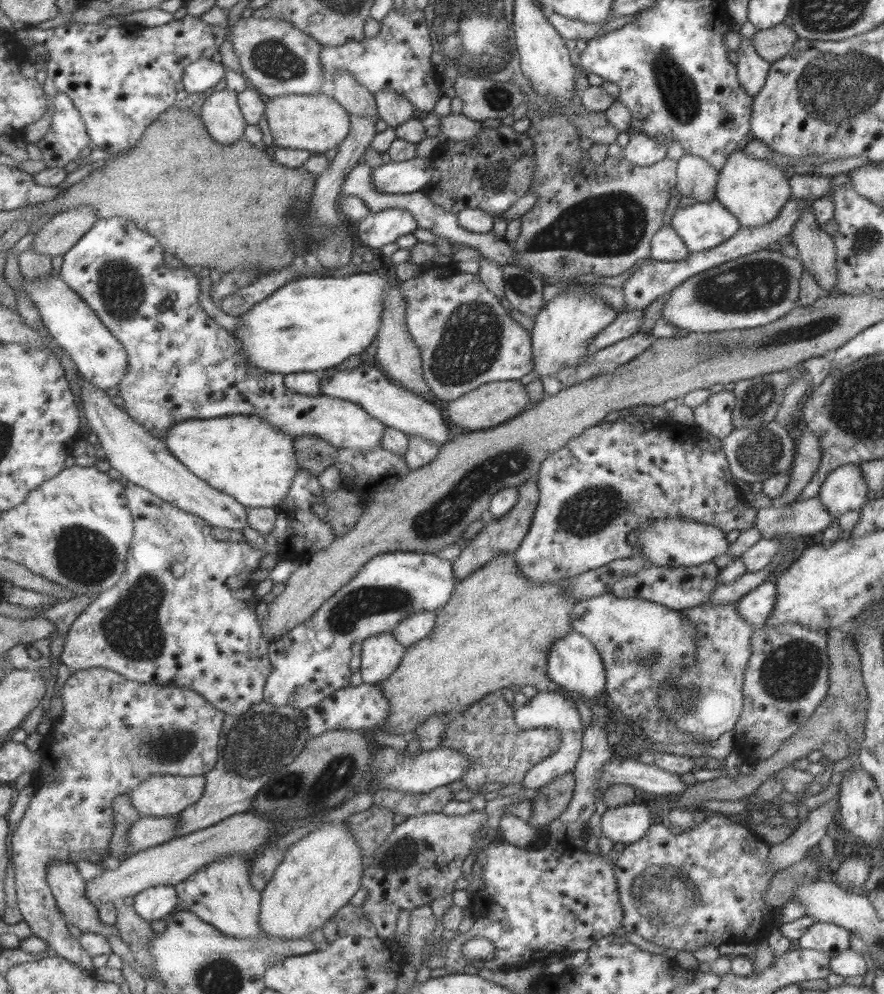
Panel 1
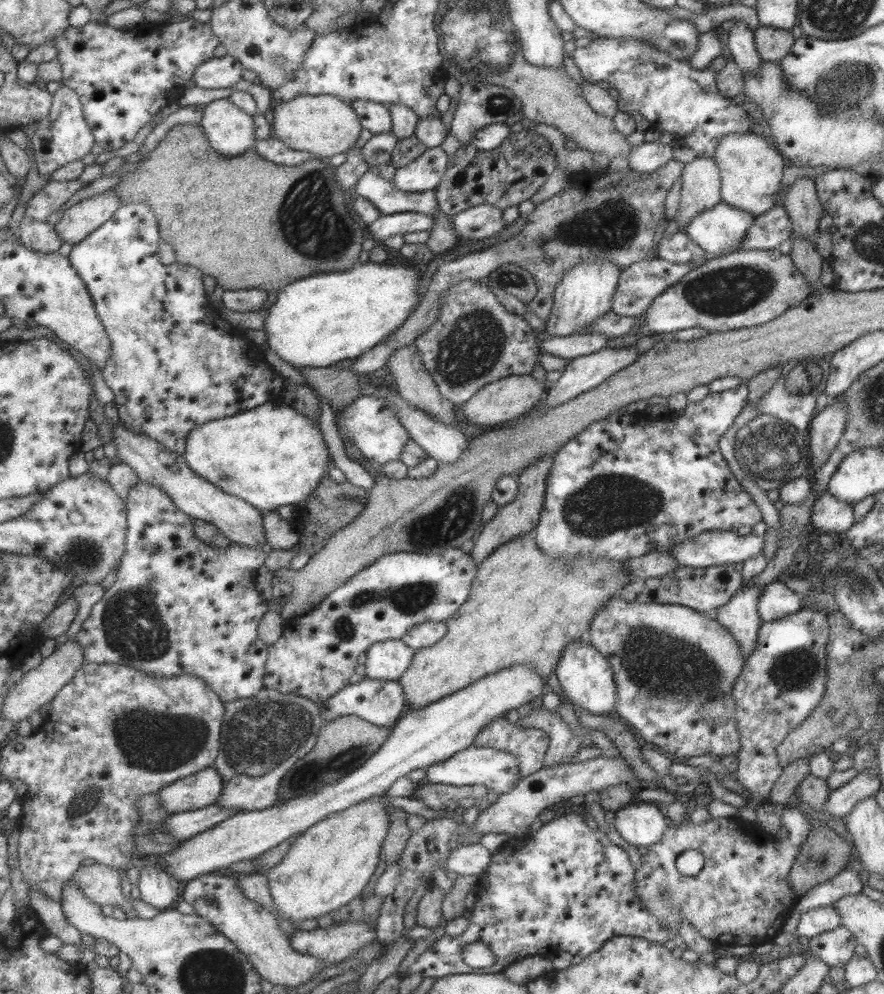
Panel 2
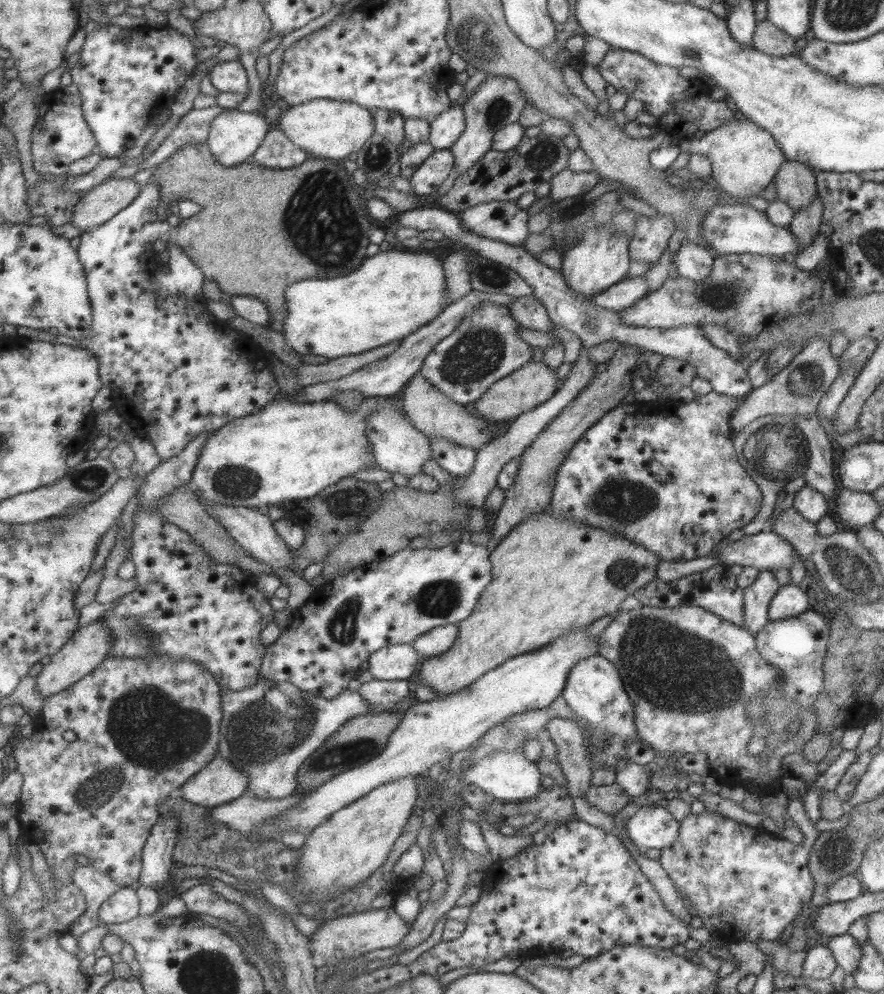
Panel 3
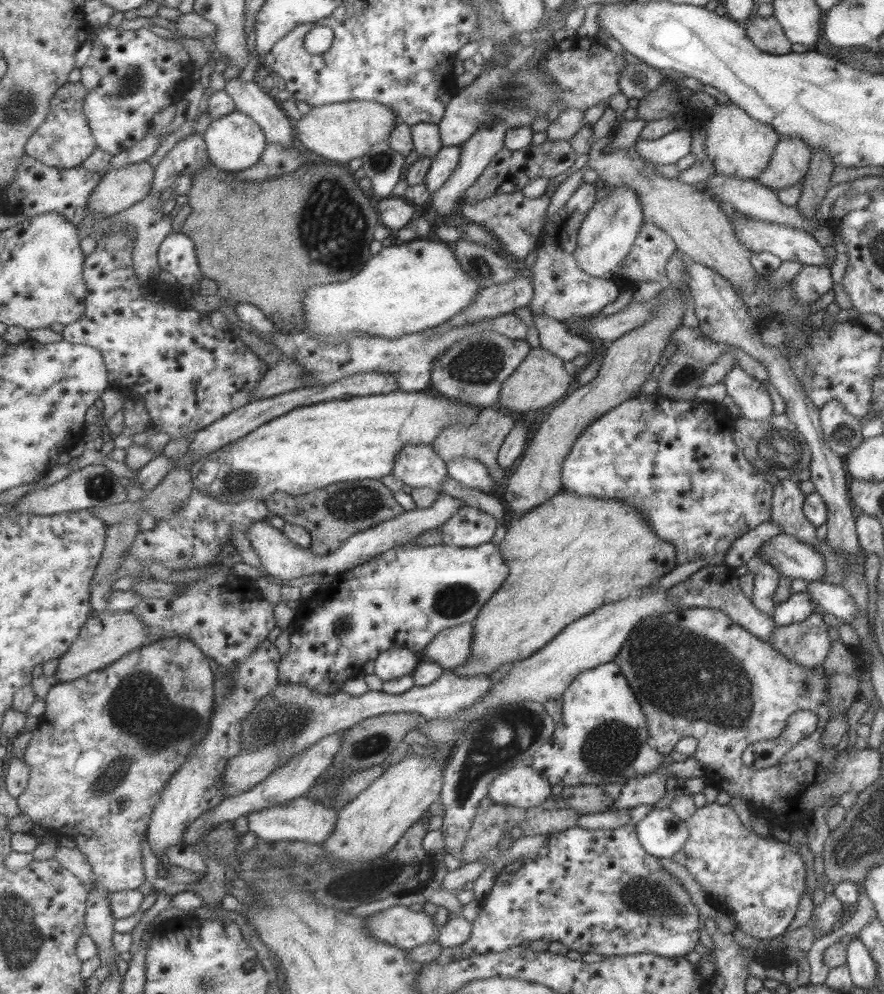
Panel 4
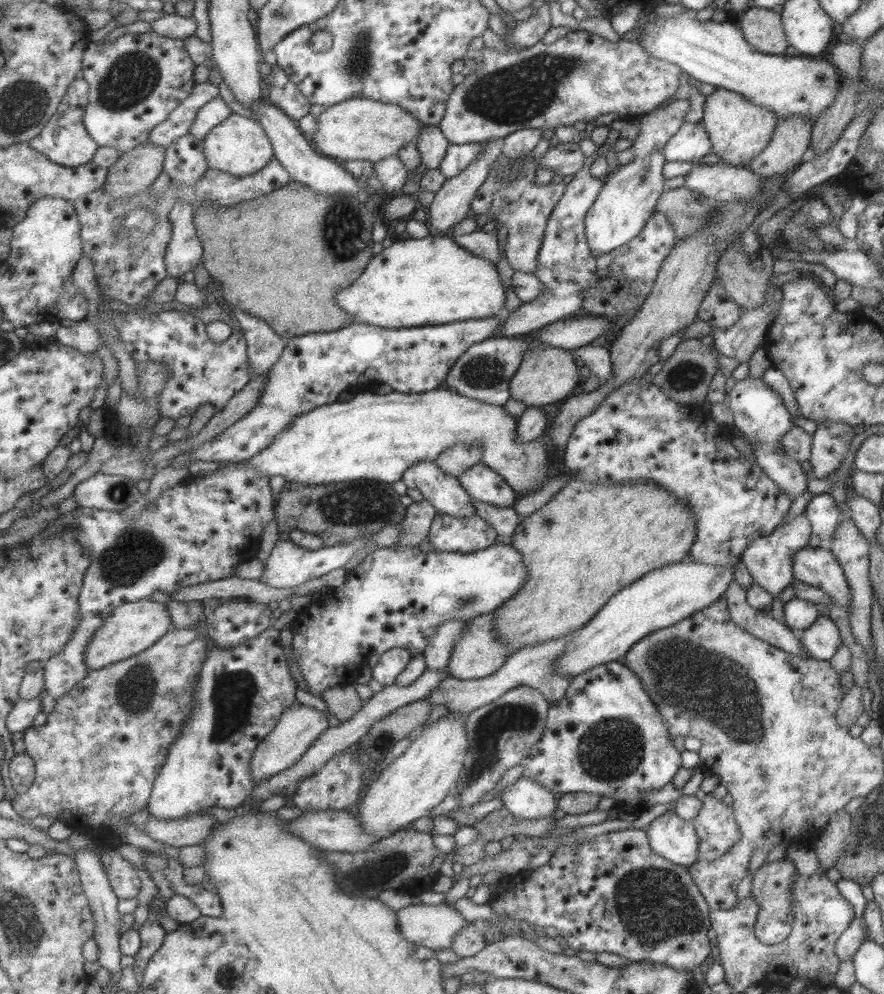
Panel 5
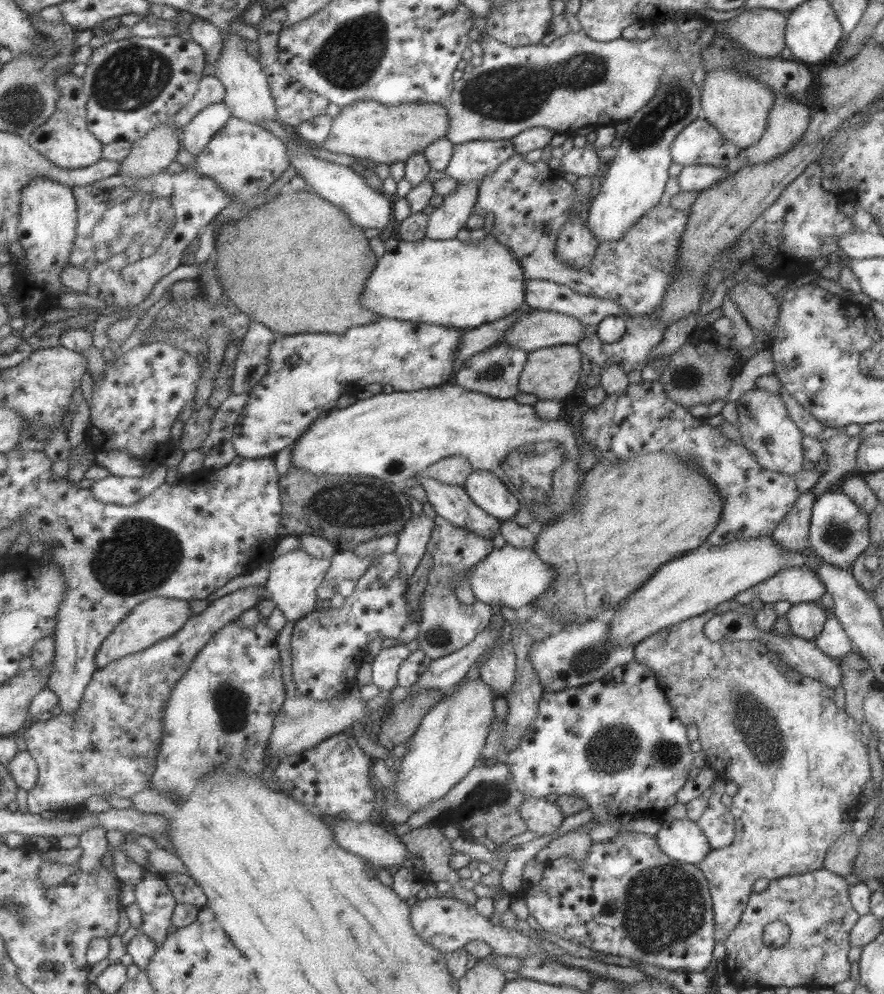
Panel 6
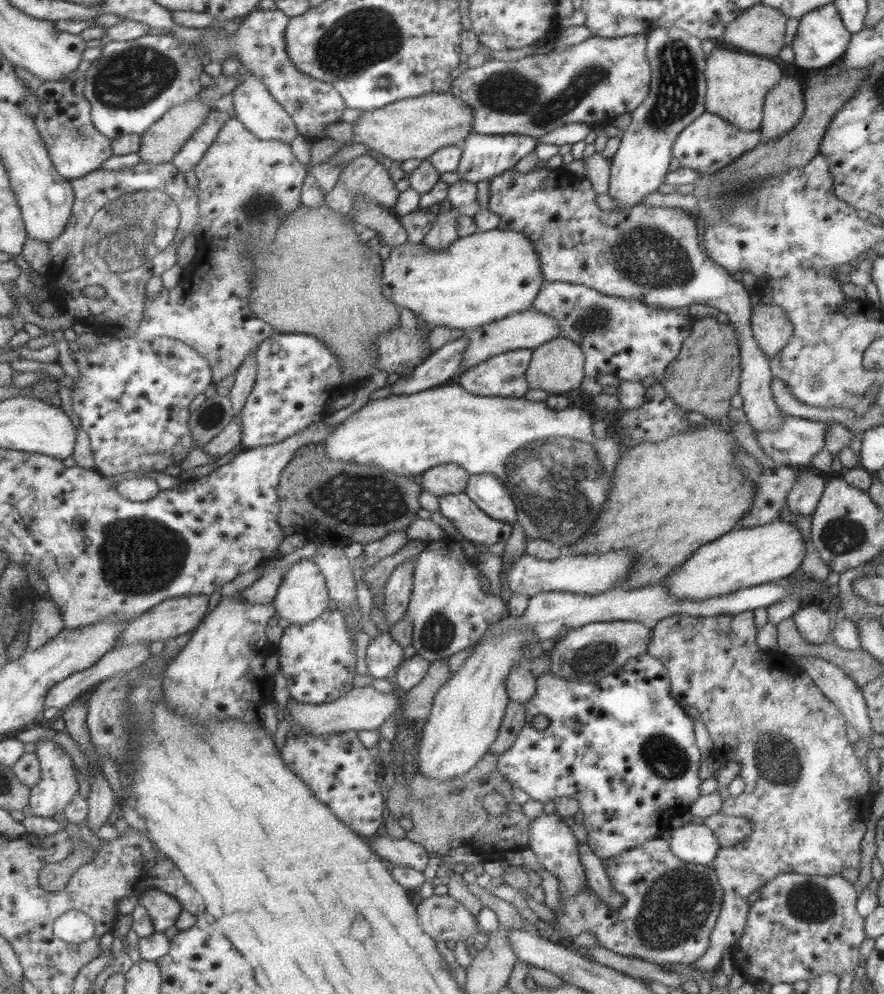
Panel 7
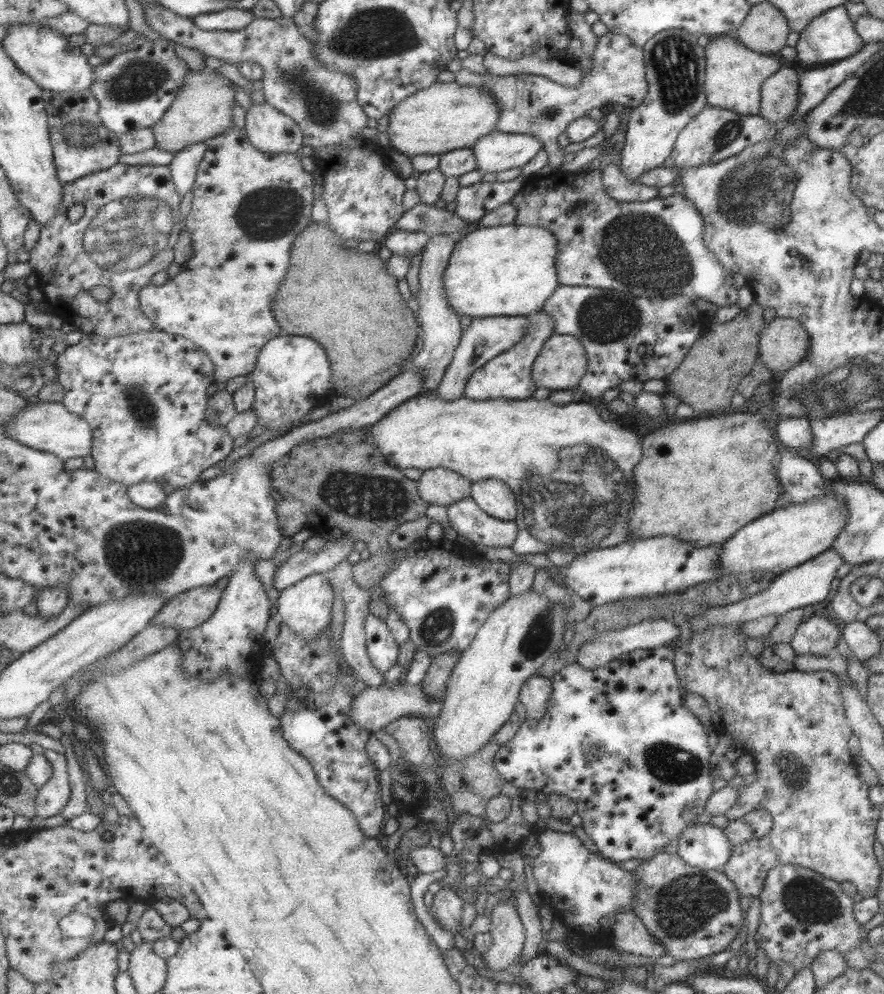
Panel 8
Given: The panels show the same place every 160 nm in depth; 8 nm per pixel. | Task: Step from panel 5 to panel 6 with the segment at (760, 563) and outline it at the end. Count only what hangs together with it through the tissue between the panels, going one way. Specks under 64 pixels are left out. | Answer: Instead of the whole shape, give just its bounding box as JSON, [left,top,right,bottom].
[770,490,814,553]

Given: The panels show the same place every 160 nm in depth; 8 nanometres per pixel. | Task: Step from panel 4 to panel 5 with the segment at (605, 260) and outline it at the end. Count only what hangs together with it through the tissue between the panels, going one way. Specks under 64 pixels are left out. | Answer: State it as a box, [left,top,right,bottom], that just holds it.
[584,99,689,257]

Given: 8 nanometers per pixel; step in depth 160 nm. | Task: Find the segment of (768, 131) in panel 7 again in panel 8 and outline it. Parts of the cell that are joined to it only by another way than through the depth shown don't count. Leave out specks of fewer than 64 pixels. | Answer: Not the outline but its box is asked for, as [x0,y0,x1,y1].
[759,64,798,126]

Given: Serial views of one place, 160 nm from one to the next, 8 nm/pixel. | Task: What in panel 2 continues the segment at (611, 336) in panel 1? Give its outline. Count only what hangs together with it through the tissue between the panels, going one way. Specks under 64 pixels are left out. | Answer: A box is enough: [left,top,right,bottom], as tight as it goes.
[541,333,609,361]

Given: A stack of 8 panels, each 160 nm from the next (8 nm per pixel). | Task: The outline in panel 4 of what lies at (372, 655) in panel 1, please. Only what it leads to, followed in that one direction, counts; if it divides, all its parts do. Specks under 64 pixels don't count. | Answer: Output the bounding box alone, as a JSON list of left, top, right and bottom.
[373,648,417,681]

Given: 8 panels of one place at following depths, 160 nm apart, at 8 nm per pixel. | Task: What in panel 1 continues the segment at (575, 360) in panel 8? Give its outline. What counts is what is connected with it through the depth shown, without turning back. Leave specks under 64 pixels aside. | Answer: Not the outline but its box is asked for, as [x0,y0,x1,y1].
[447,380,529,431]

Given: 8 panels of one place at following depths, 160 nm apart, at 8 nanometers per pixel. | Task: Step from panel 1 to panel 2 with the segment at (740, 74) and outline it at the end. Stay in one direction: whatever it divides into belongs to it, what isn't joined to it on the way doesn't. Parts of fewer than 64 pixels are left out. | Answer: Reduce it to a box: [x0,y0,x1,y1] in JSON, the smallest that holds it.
[726,22,762,74]

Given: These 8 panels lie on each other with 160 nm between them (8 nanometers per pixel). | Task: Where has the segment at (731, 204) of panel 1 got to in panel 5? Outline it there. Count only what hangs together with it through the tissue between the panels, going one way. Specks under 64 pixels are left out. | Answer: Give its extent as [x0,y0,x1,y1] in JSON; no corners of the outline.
[702,88,778,167]

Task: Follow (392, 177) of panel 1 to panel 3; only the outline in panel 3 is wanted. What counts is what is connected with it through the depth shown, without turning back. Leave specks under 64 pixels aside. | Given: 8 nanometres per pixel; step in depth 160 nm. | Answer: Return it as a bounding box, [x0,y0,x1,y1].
[409,149,454,195]

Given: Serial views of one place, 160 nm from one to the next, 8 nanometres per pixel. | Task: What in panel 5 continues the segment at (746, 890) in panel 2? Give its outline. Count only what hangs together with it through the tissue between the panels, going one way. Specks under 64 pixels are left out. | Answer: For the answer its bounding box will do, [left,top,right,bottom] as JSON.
[691,794,799,946]

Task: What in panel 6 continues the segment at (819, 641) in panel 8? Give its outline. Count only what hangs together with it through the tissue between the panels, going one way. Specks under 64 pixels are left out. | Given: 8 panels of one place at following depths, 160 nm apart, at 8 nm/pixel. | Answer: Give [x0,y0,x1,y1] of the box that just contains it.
[785,602,826,641]

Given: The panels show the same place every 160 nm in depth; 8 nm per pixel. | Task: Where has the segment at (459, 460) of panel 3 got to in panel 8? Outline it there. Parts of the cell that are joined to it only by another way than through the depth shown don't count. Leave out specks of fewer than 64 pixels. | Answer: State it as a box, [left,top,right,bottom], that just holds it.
[470,479,517,521]

